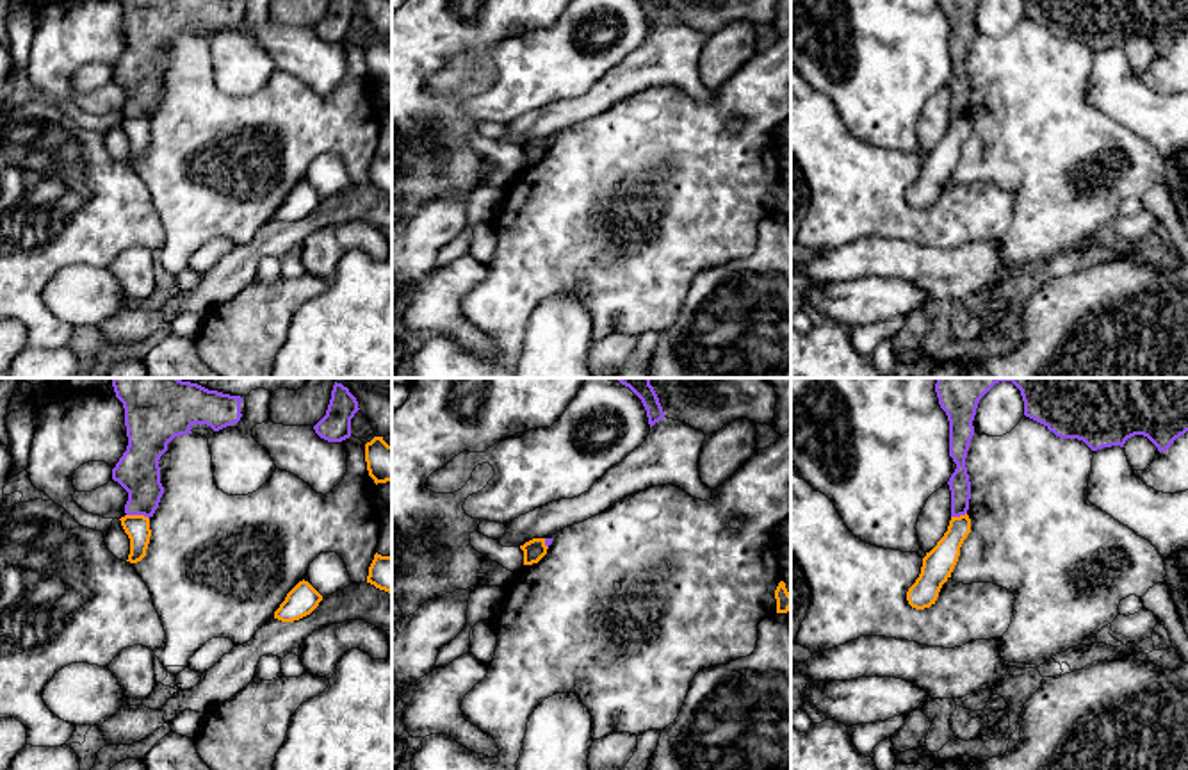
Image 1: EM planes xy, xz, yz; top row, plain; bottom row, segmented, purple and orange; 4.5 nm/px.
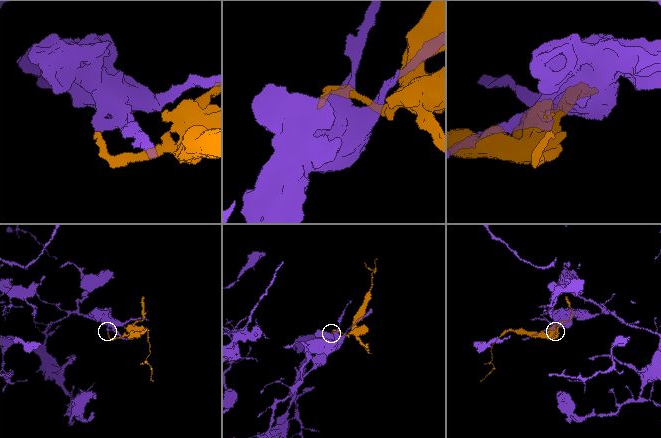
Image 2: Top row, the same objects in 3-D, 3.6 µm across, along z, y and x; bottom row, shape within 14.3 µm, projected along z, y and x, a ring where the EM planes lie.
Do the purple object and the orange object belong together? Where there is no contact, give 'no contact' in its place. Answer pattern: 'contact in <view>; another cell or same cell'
contact in xy; another cell

